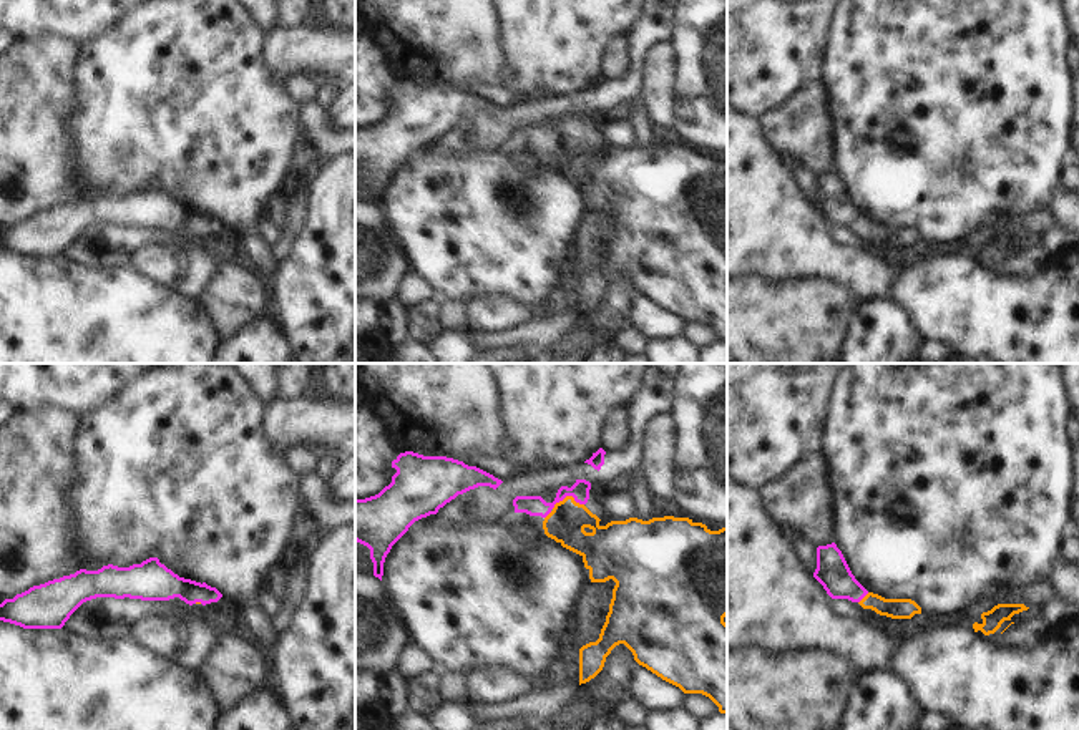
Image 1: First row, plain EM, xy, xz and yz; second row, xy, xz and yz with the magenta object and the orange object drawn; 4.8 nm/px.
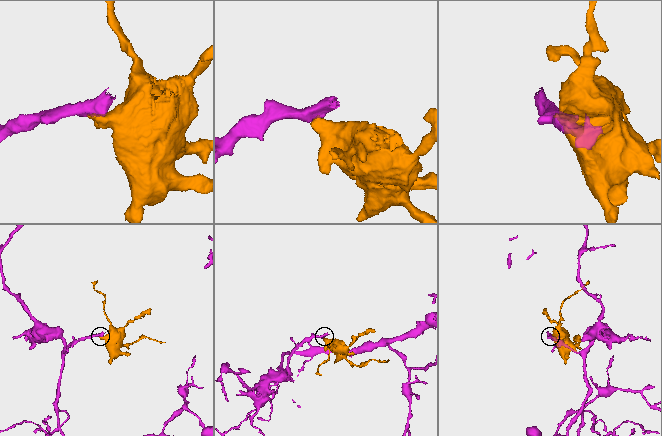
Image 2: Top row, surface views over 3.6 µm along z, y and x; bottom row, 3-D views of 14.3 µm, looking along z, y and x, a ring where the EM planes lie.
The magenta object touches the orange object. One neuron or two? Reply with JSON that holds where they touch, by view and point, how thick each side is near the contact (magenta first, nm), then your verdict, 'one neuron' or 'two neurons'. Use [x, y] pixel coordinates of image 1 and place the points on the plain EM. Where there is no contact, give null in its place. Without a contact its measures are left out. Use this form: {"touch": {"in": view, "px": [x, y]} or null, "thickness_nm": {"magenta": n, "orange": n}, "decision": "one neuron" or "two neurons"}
{"touch": {"in": "xz", "px": [566, 123]}, "thickness_nm": {"magenta": 100, "orange": 180}, "decision": "one neuron"}

